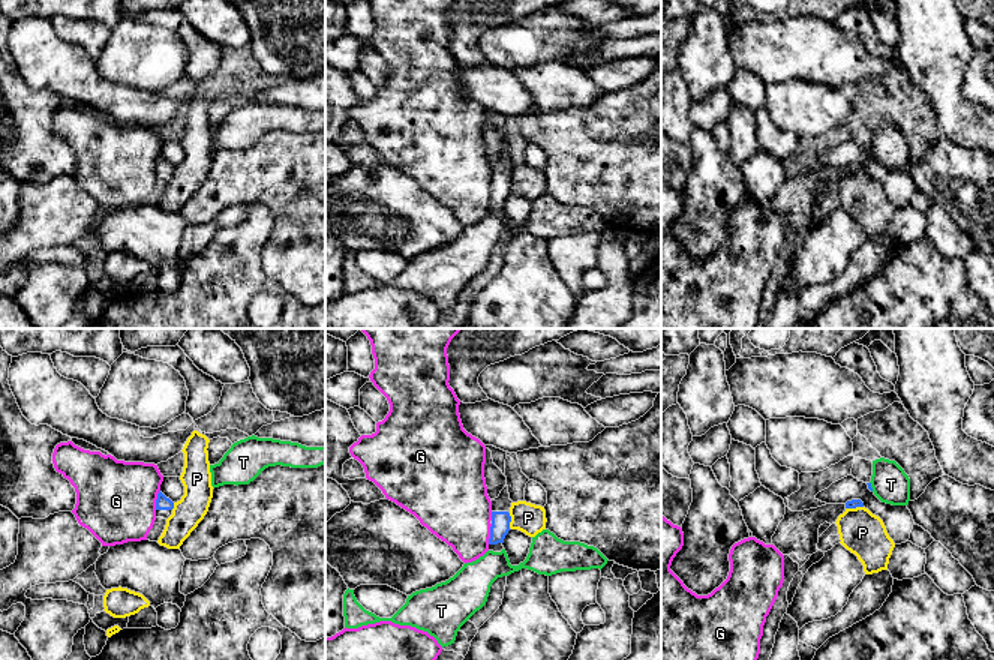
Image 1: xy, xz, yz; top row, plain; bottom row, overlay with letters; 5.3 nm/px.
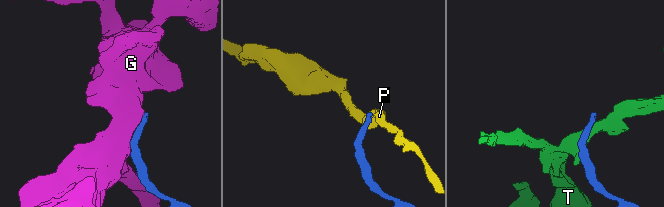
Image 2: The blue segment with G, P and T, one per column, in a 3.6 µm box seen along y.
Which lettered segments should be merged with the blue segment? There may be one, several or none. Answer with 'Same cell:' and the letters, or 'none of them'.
Same cell: none of them

